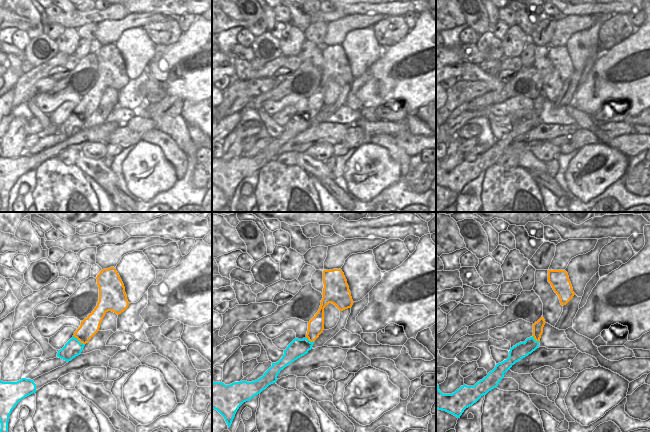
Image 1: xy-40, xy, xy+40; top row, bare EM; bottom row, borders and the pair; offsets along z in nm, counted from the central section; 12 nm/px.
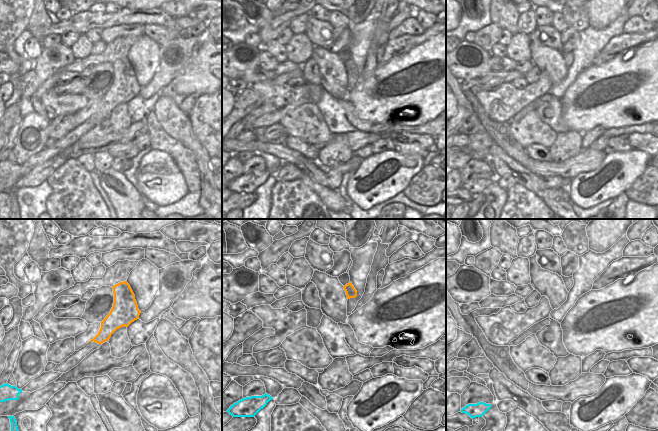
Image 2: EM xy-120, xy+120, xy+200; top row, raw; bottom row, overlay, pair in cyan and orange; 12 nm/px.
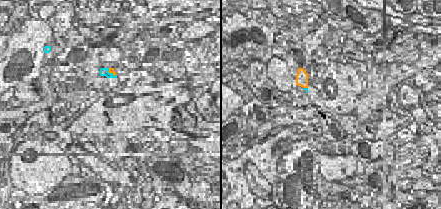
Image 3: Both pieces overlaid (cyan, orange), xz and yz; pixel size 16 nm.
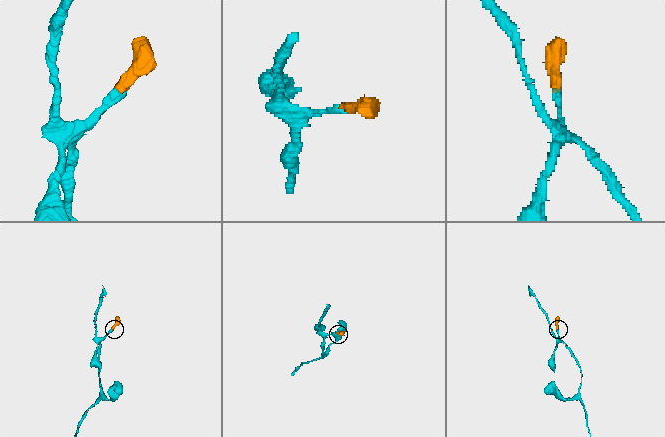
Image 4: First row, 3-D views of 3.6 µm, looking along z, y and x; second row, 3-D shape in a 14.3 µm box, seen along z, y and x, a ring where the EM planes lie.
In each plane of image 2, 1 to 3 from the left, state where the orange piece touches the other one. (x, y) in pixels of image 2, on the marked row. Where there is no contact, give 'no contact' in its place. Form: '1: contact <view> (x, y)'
1: no contact
2: no contact
3: no contact

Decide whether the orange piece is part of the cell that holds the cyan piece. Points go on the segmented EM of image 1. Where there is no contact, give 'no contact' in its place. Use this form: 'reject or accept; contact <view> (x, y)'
accept; contact xy-40 (78, 341)

